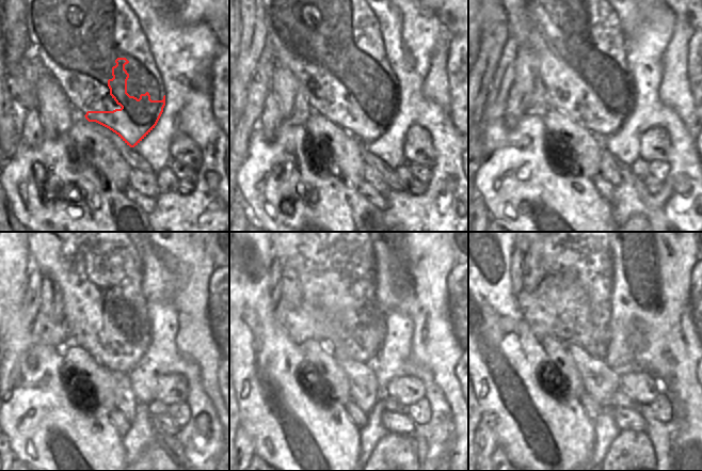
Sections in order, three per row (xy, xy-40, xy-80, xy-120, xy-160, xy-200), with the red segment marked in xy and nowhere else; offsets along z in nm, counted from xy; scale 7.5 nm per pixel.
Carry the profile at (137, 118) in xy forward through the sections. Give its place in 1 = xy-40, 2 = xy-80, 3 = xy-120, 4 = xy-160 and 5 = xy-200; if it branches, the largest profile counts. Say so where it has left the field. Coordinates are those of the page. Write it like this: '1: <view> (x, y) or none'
1: xy-40 (369, 128)
2: xy-80 (607, 123)
3: xy-120 (109, 357)
4: xy-160 (347, 350)
5: xy-200 (585, 347)

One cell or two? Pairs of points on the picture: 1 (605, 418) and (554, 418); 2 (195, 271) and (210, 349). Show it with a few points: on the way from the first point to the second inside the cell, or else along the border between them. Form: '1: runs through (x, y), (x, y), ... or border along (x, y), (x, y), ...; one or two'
1: border along (591, 421), (593, 426), (592, 446); two
2: runs through (195, 291), (195, 330); one

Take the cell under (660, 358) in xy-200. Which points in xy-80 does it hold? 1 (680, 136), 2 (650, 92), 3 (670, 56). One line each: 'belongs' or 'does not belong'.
1: does not belong
2: does not belong
3: belongs

